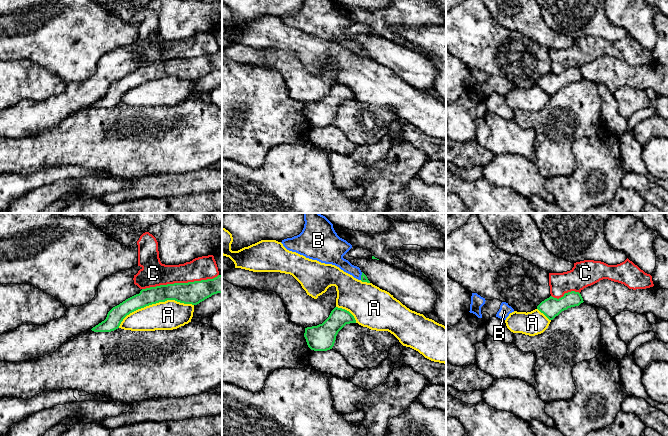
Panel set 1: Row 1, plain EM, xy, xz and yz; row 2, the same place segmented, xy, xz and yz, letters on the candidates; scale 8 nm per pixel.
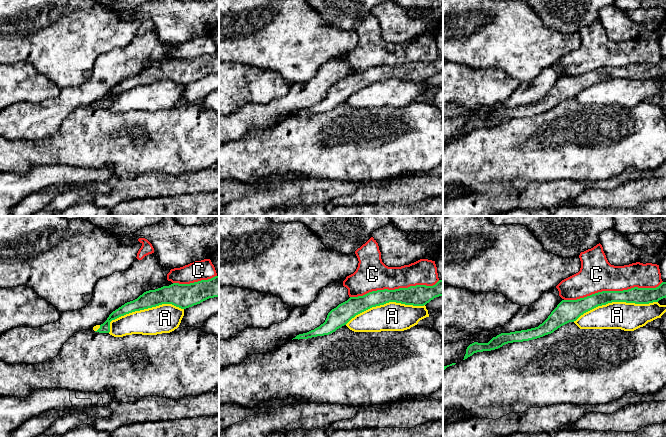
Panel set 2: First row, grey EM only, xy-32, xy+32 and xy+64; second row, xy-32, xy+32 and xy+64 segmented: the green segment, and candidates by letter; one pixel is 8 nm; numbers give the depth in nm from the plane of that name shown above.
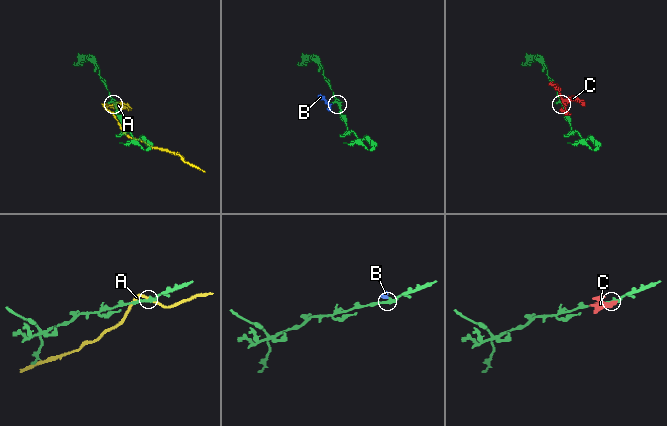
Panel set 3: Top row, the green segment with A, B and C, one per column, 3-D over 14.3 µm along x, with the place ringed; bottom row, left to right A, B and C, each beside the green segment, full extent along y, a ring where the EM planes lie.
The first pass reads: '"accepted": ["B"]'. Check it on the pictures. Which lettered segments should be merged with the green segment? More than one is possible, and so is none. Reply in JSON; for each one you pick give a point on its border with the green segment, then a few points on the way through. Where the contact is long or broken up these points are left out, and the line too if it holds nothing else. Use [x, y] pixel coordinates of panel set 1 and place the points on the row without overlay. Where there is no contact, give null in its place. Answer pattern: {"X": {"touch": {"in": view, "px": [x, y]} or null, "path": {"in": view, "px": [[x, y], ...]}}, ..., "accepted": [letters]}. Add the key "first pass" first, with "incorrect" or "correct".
{"first pass": "correct", "B": {"touch": {"in": "xz", "px": [361, 52]}}, "accepted": ["B"]}

